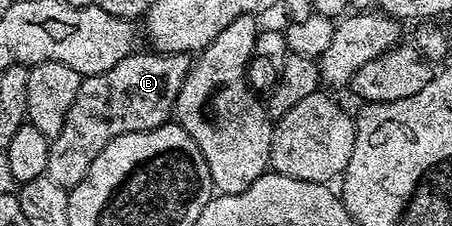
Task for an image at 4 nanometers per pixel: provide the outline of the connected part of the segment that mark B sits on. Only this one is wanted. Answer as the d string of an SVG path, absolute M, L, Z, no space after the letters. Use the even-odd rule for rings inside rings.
M155 51L149 53L133 52L126 59L114 63L110 71L102 71L93 77L84 77L78 87L78 95L74 95L74 103L70 103L70 111L66 111L66 123L62 123L62 131L50 140L50 159L48 160L47 177L54 179L58 187L71 190L90 171L90 163L118 135L137 133L147 129L157 129L173 116L176 94L180 82L186 76L185 66L180 66L175 56L161 55Z

